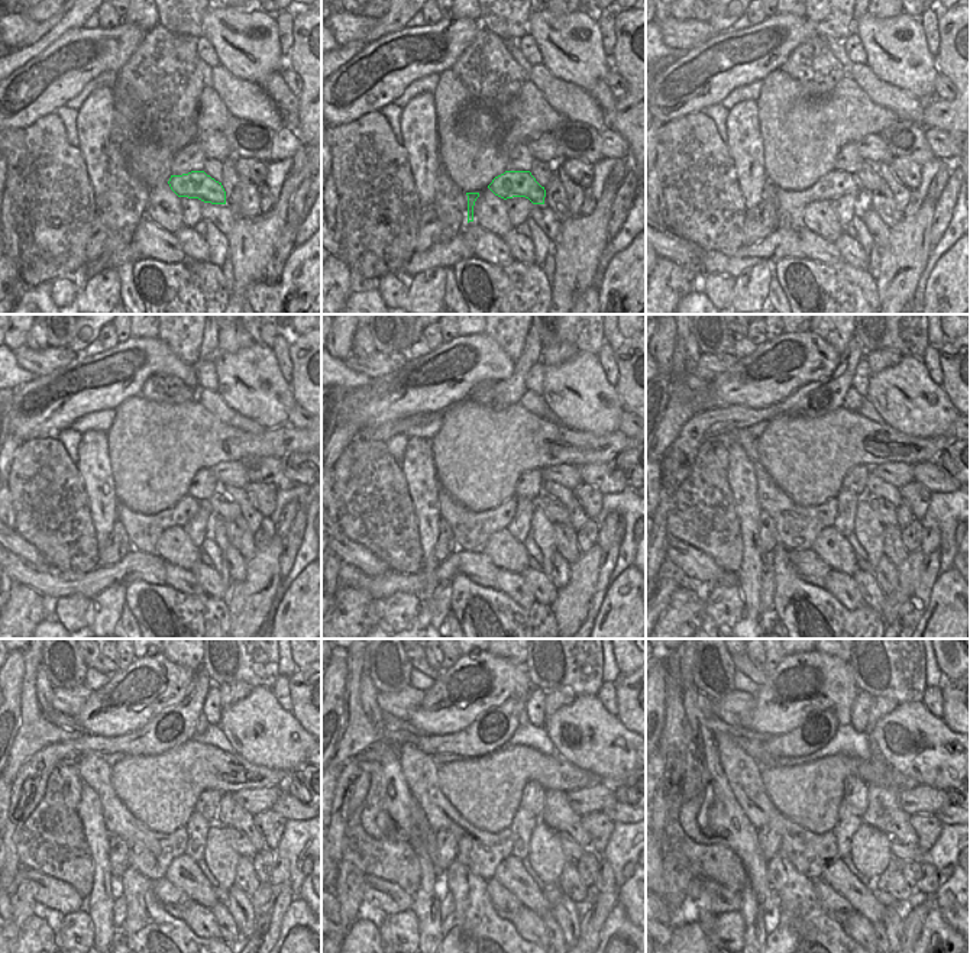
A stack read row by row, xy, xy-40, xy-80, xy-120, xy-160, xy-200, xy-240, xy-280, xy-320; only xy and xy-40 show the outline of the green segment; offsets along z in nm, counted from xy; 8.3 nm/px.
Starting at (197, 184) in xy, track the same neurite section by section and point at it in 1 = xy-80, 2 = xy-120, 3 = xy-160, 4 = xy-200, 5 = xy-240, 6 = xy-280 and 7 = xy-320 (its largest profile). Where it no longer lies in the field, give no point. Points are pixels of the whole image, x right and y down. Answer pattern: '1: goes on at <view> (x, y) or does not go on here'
1: goes on at xy-80 (791, 204)
2: goes on at xy-120 (144, 532)
3: goes on at xy-160 (471, 530)
4: goes on at xy-200 (796, 526)
5: goes on at xy-240 (151, 852)
6: goes on at xy-280 (481, 852)
7: goes on at xy-320 (808, 852)

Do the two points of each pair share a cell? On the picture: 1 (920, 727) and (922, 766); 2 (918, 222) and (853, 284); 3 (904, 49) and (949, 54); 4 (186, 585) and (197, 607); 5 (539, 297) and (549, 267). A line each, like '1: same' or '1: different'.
1: same
2: different
3: different
4: different
5: different

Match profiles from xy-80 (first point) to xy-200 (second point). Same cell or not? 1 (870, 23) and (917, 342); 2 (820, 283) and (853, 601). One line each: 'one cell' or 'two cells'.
1: two cells
2: two cells

